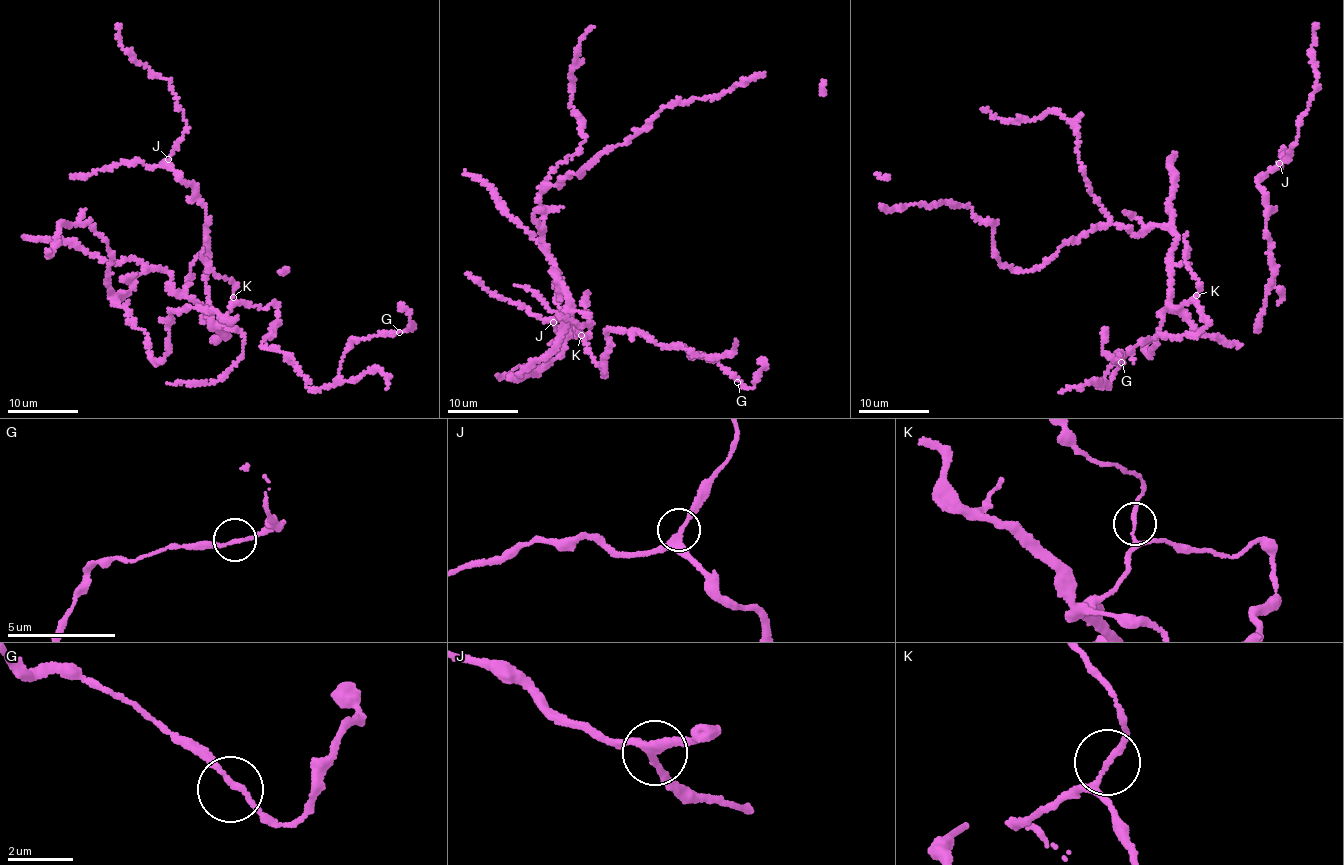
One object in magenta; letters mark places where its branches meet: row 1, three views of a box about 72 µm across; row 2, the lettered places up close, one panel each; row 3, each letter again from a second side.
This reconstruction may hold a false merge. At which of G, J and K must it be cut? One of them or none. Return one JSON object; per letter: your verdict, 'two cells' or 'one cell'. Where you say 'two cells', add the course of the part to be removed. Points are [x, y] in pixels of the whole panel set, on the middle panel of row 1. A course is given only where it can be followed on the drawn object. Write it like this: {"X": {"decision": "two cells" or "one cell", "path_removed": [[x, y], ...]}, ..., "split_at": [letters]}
{"G": {"decision": "one cell"}, "J": {"decision": "one cell"}, "K": {"decision": "one cell"}, "split_at": []}

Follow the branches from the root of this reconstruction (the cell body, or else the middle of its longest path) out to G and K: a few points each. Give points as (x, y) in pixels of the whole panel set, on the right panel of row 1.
G: (1171, 261), (1172, 309), (1196, 303), (1206, 327), (1144, 340), (1106, 387), (1104, 375), (1119, 353), (1121, 362)
K: (1171, 261), (1168, 266), (1172, 309), (1185, 306), (1196, 295)

